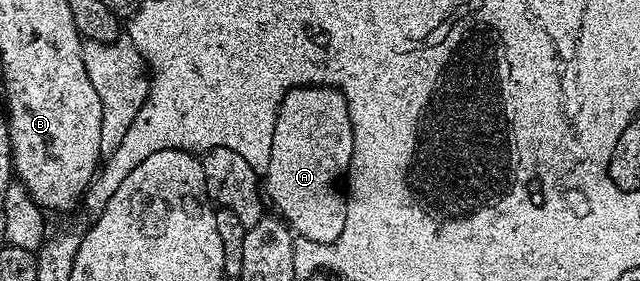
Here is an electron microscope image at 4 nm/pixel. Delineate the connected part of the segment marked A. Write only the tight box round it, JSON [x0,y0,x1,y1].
[264,87,352,243]

